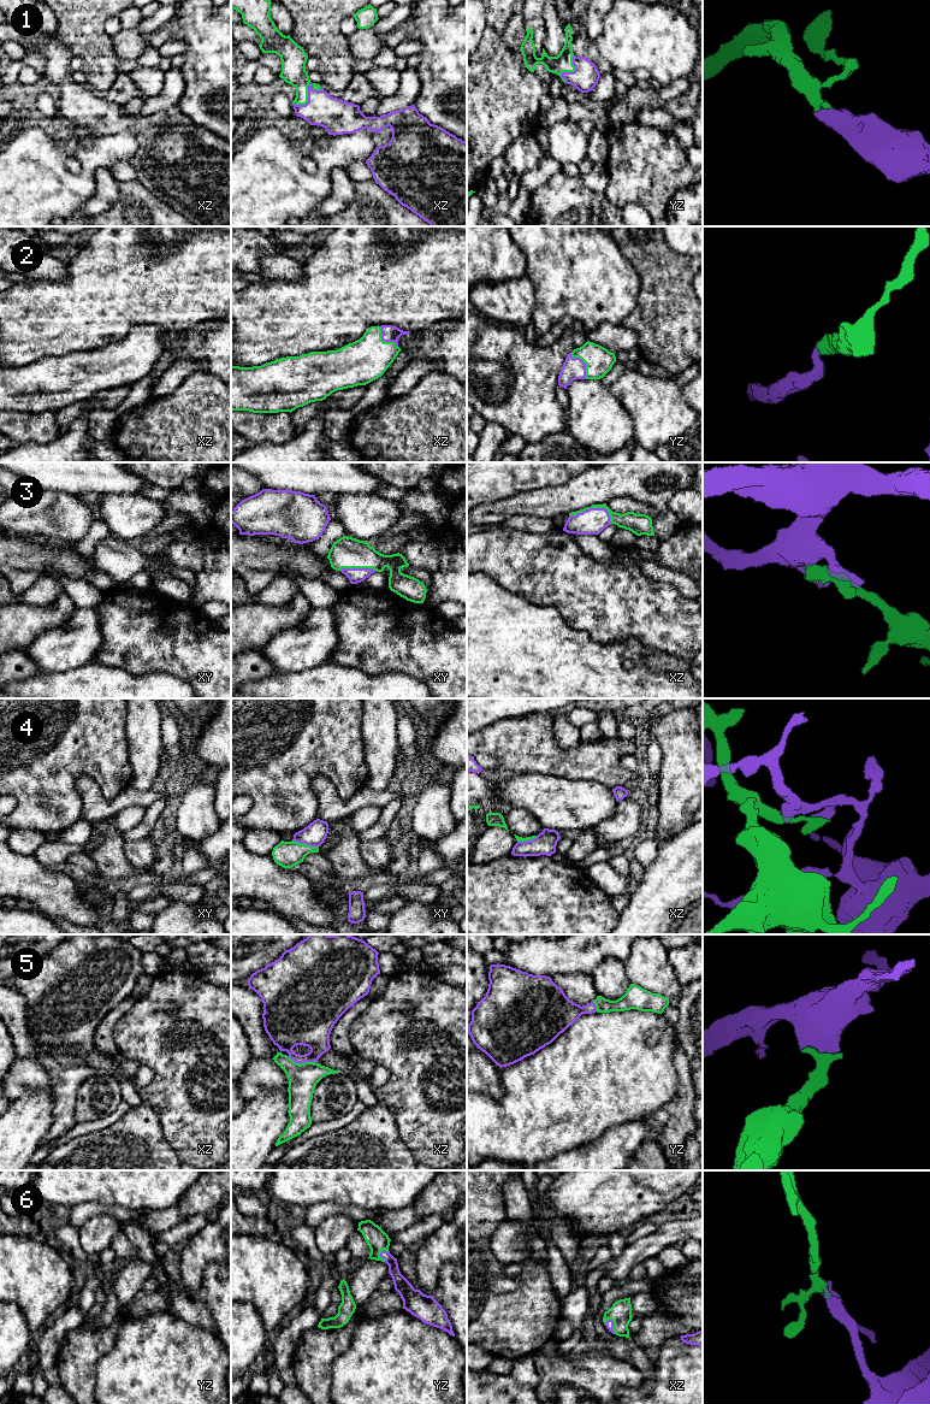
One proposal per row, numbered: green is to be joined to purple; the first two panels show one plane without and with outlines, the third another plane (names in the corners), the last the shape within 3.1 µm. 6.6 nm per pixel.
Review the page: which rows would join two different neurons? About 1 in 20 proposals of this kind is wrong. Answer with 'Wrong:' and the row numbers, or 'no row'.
Wrong: 4

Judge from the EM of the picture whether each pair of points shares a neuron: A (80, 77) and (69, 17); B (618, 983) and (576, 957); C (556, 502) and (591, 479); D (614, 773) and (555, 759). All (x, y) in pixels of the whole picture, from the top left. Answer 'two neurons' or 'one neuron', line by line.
A: two neurons
B: two neurons
C: one neuron
D: one neuron

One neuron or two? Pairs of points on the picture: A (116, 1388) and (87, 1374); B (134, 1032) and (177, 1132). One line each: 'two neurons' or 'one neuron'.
A: two neurons
B: one neuron

